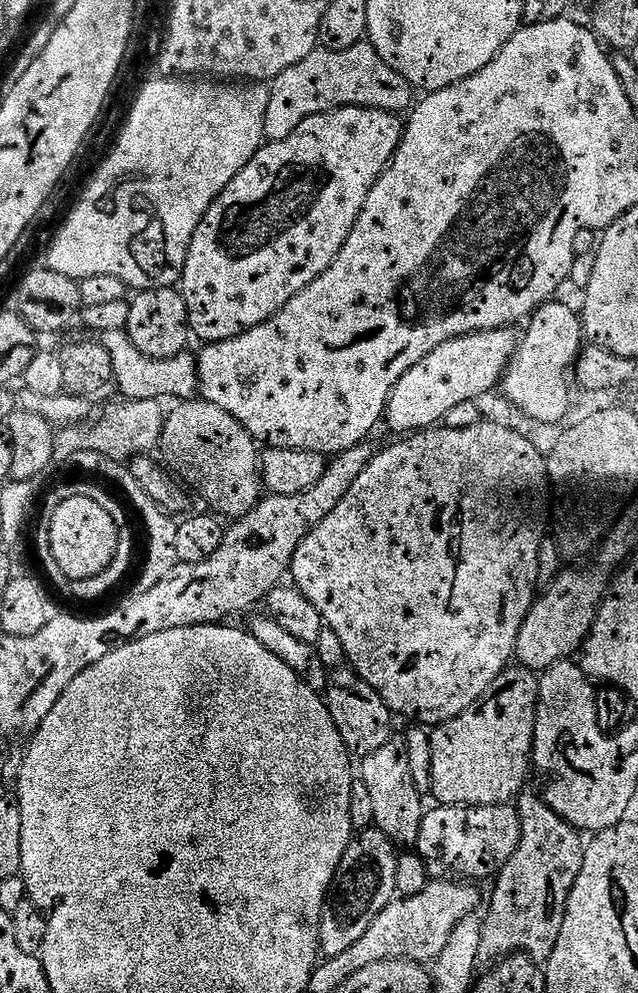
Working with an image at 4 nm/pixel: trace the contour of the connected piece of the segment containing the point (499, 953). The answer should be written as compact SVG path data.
M539 795L519 797L520 841L508 861L495 873L496 885L492 897L487 897L488 913L483 913L481 926L481 961L495 961L509 954L527 954L537 961L547 961L554 942L562 930L564 907L568 905L568 892L574 886L582 859L581 833L567 824Z

